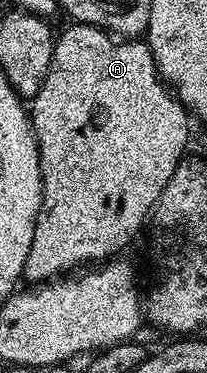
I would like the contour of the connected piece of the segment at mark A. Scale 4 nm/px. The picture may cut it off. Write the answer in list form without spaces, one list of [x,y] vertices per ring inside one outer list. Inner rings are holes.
[[[77,23],[70,26],[72,26],[71,29],[57,34],[48,75],[44,75],[44,83],[40,87],[40,91],[32,98],[32,104],[28,109],[30,126],[34,129],[34,139],[38,144],[38,158],[42,172],[42,206],[37,217],[34,218],[32,251],[28,251],[28,259],[22,272],[23,278],[30,283],[53,281],[59,275],[69,274],[79,267],[86,267],[91,263],[102,263],[121,254],[118,252],[141,231],[142,224],[145,221],[147,224],[154,204],[160,199],[164,187],[168,187],[168,179],[172,179],[172,171],[176,171],[176,167],[184,159],[185,153],[182,152],[185,151],[186,140],[190,137],[191,114],[185,105],[180,104],[166,82],[162,80],[162,76],[158,74],[154,56],[145,40],[115,39],[111,34],[96,26]]]

